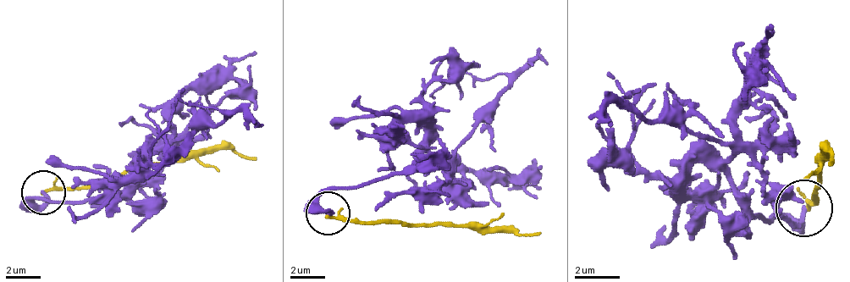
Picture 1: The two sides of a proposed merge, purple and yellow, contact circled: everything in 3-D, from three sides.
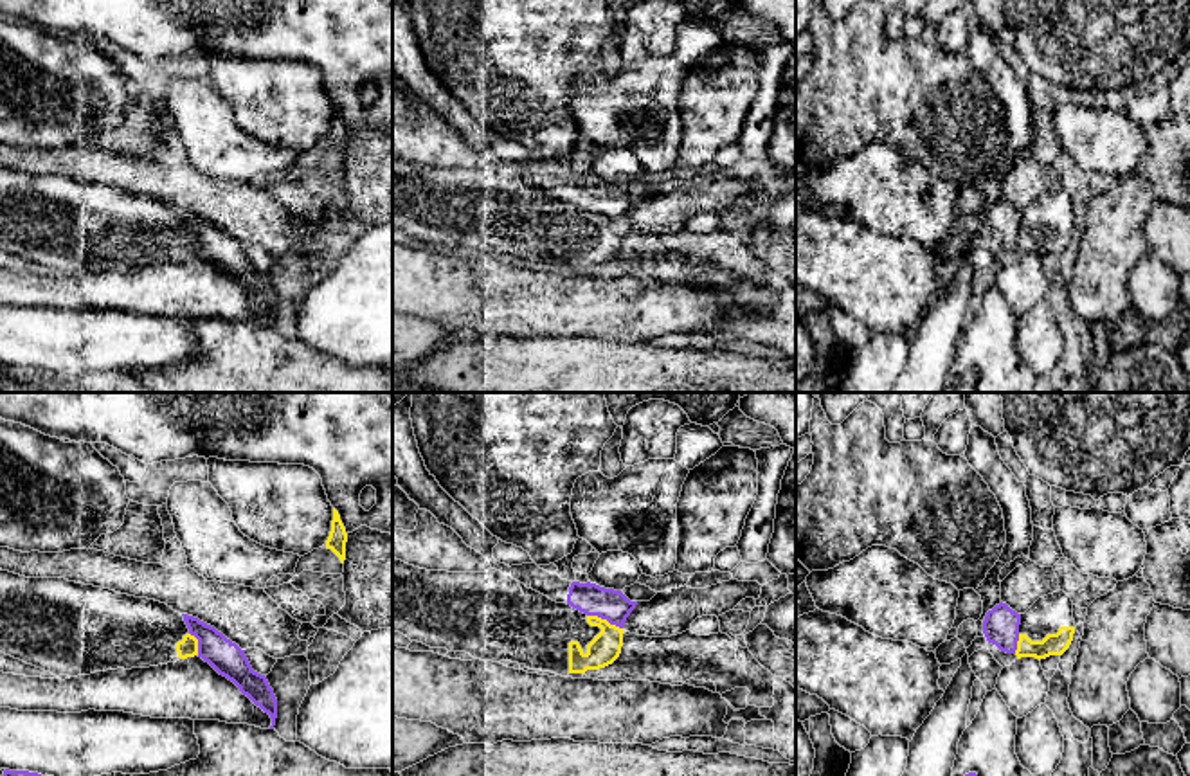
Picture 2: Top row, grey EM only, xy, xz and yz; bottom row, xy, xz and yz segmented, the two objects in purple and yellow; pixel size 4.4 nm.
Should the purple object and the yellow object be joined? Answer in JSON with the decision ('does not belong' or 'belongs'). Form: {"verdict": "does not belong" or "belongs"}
{"verdict": "does not belong"}

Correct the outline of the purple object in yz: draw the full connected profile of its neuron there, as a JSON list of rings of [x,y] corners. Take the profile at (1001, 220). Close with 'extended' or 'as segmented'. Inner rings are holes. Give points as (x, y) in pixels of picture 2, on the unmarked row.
[[[1001,198],[987,209],[983,218],[983,230],[987,238],[996,241],[1001,248],[1015,250],[1019,238],[1019,221],[1021,211]]]; as segmented

